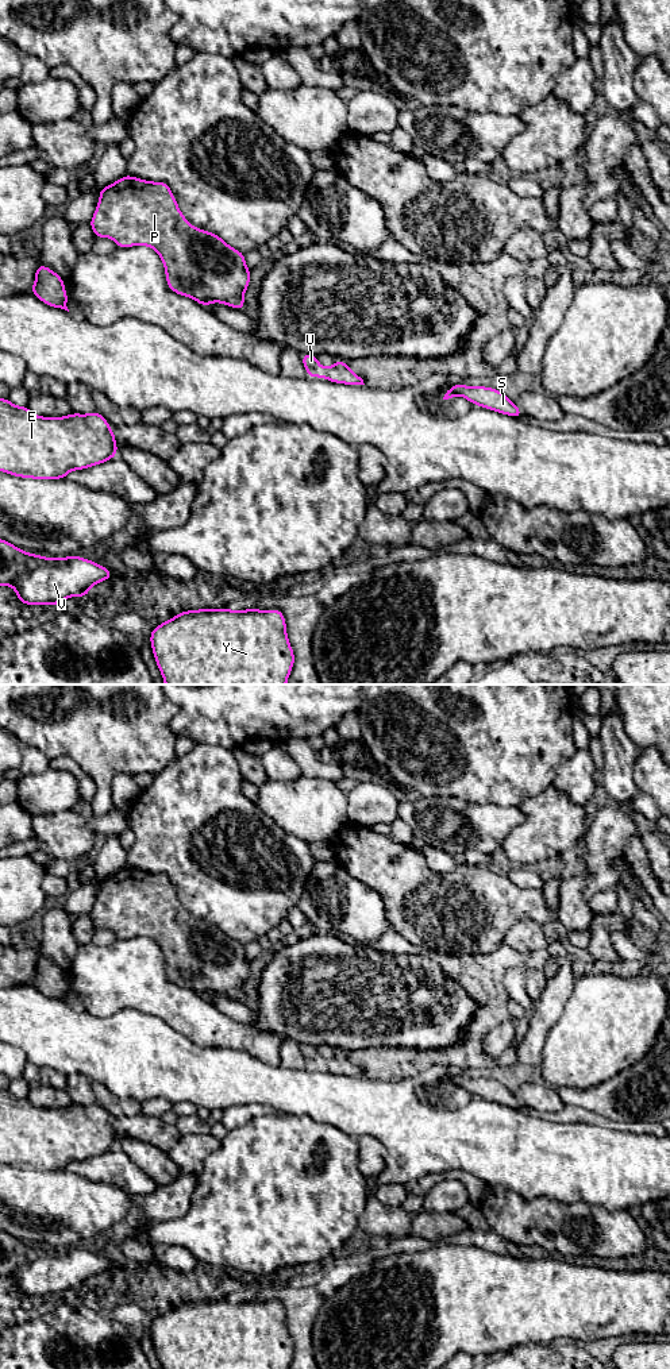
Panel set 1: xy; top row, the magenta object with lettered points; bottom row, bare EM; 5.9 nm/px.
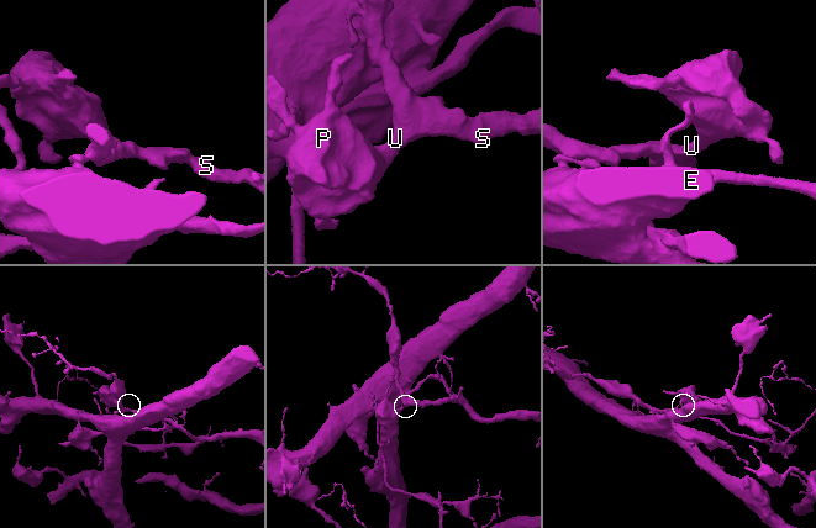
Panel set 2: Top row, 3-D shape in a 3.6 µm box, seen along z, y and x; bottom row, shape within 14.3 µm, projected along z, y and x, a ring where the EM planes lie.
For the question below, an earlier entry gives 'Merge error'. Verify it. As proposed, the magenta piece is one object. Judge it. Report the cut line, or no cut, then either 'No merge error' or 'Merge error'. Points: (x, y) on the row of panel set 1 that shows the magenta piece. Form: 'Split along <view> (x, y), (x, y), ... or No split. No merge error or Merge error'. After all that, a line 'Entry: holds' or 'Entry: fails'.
No split. No merge error
Entry: fails

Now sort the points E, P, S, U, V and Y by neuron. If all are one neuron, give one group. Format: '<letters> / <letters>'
E P S U V Y

